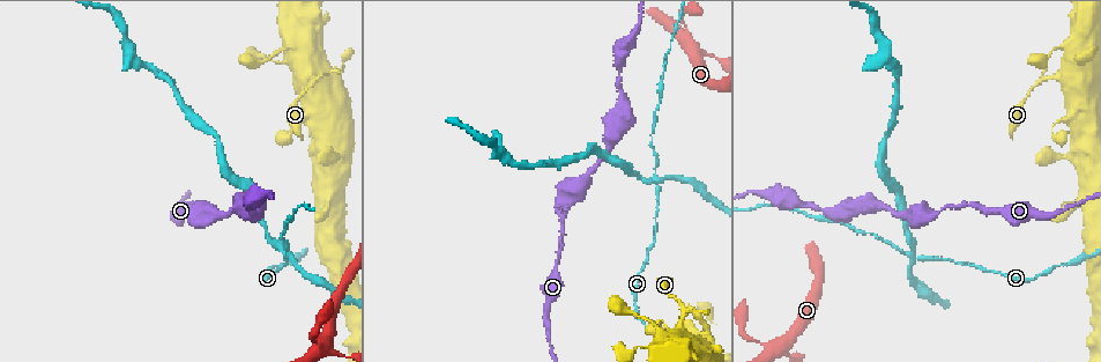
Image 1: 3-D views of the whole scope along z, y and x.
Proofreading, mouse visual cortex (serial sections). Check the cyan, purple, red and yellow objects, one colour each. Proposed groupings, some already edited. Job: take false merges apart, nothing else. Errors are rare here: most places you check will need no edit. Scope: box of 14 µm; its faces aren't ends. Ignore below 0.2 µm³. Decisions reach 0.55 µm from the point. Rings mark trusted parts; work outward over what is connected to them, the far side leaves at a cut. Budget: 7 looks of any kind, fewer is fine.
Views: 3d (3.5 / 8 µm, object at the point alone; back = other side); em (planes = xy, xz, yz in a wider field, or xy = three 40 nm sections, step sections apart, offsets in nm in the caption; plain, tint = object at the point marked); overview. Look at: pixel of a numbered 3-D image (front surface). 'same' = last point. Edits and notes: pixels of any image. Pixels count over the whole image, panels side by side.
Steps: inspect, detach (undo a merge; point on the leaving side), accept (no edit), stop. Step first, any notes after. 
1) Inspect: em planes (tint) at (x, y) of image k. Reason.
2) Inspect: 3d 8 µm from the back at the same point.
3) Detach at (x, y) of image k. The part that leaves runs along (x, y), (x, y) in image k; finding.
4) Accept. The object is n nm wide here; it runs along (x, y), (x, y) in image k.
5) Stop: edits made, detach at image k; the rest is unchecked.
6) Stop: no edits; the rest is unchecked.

Inspect: 3d 3.5 µm at (1053, 77) of image 1. Sudden change in width.

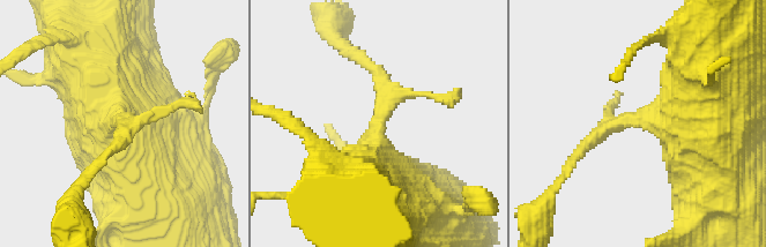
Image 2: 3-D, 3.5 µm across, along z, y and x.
Accept. It runs along (365, 62), (386, 83), (382, 193) in image 2; all the same cell.

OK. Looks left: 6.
Inspect: 3d 8 µm from the back at (913, 256) of image 1. Abrupt turn.

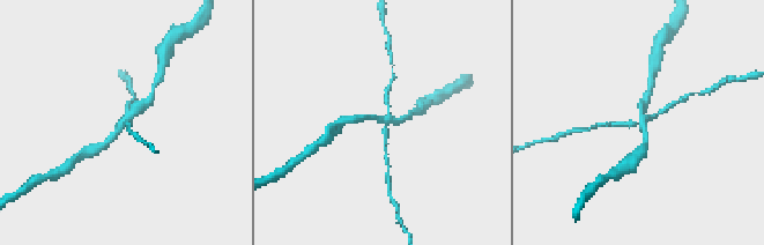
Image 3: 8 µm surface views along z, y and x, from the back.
Inspect: em xy step 5 (tint) at (641, 121) of image 3.

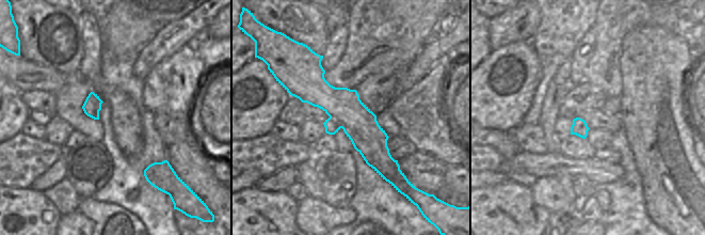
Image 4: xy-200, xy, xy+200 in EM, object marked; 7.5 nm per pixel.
Detach at (145, 104) of image 3. The object is 280 nm wide here; the part that leaves runs along (128, 117), (150, 101), (155, 84) in image 3; two cells meet here.

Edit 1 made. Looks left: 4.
Inspect: overview. See it whole again.

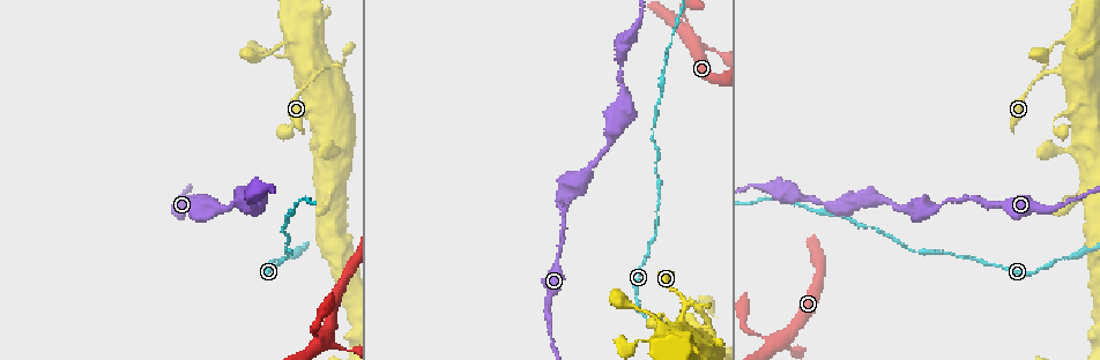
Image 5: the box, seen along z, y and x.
Inspect: em xy step 5 (tint) at (872, 226) of image 5. Thin neck.

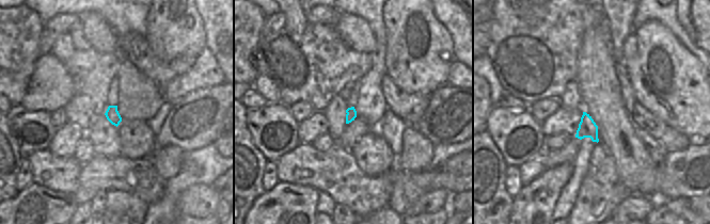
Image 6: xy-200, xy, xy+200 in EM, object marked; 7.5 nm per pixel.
Inspect: 3d 3.5 µm at the same point. See where the arms go.

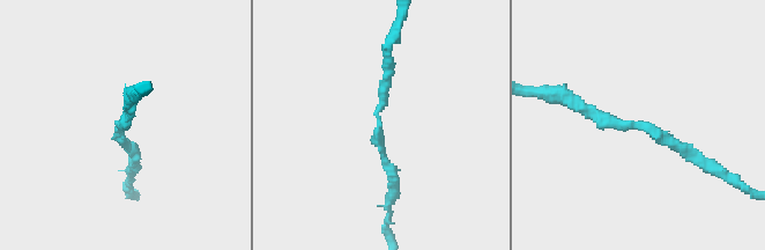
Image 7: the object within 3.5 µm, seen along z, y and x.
Accept. The arms are 150, 150 nm wide; continuous, no second cell.

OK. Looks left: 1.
Stop: edits made, detach at image 3; the rest is unchecked.

